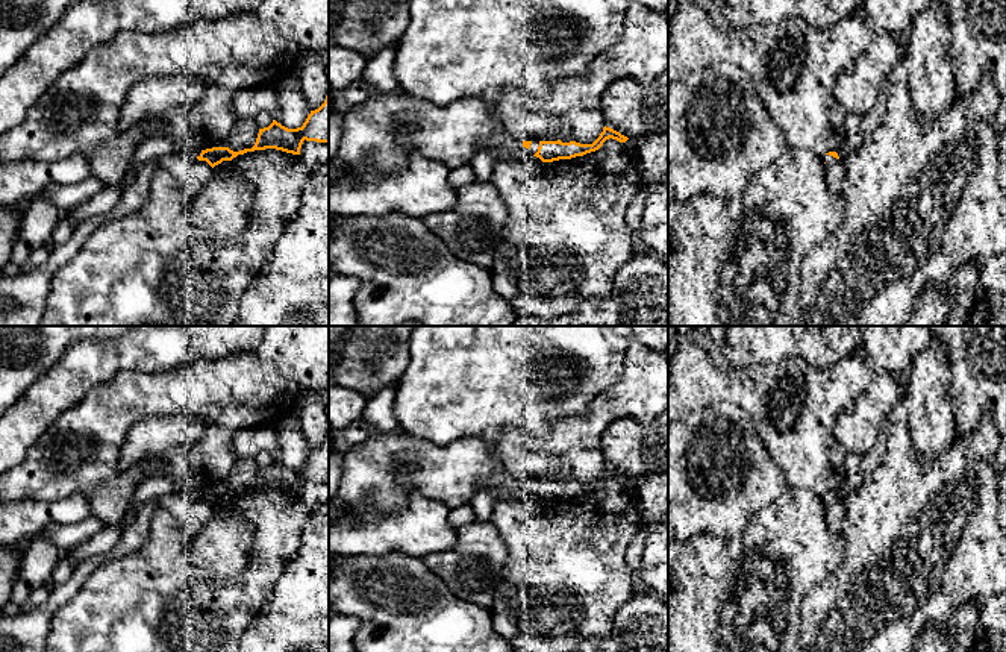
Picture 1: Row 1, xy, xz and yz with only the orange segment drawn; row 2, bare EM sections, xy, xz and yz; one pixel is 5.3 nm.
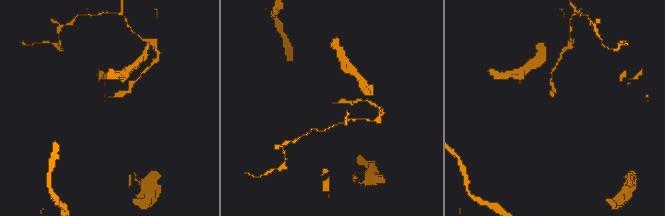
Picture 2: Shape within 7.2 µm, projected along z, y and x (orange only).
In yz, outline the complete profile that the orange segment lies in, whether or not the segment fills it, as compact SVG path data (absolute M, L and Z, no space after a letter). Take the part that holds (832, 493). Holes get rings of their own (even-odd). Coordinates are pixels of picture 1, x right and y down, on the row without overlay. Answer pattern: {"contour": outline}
{"contour": "M829 491L823 494L824 508L826 508L826 519L833 531L841 531L845 522L845 508L842 499L838 496L836 491Z"}

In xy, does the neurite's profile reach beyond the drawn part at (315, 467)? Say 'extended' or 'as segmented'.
extended

